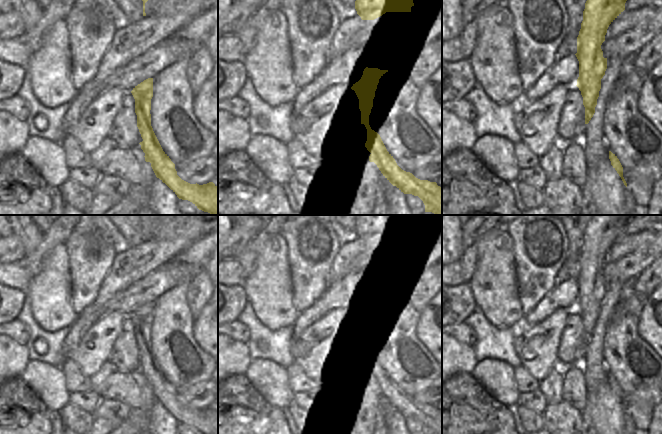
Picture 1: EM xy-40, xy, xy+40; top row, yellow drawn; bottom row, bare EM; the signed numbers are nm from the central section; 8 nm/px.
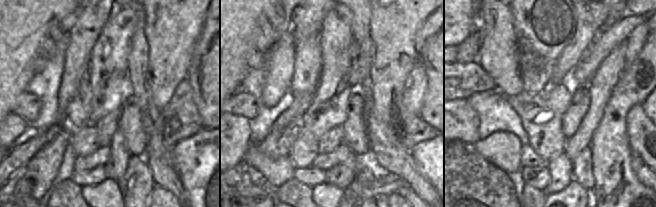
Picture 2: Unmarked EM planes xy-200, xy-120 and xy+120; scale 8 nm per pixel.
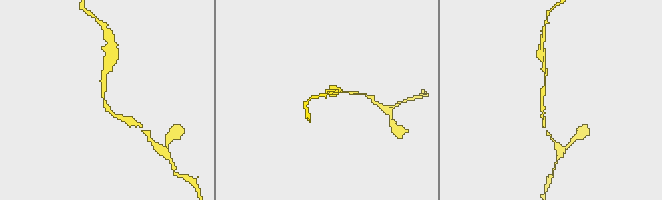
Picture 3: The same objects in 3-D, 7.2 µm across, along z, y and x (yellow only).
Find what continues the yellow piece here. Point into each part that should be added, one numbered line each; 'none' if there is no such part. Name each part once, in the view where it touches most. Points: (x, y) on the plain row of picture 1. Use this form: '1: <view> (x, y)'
none

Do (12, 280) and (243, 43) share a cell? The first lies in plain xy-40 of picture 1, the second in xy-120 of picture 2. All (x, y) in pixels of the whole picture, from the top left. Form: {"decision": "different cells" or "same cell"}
{"decision": "different cells"}

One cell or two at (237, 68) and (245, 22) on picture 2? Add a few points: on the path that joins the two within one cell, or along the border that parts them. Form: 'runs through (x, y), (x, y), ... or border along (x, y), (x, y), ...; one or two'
runs through (237, 57), (237, 33); one

